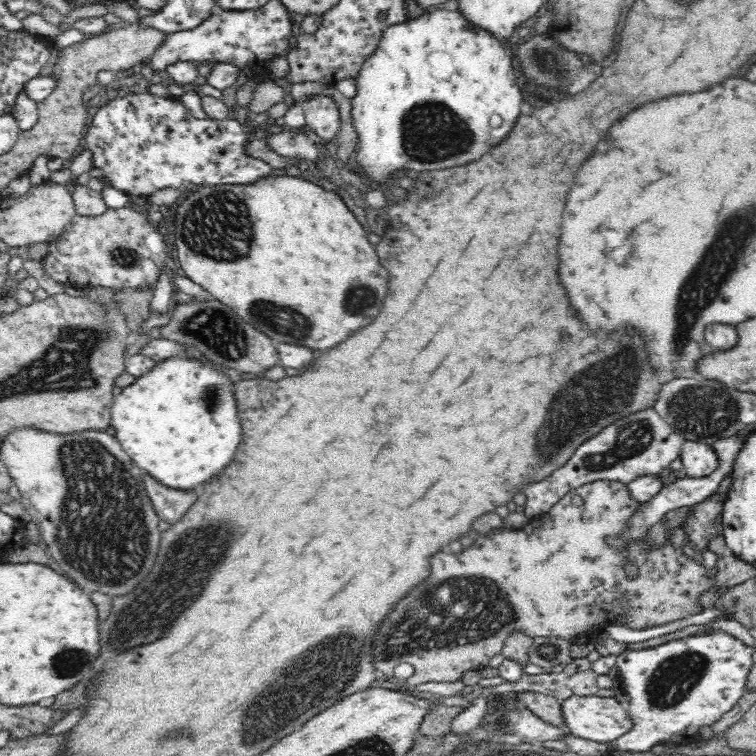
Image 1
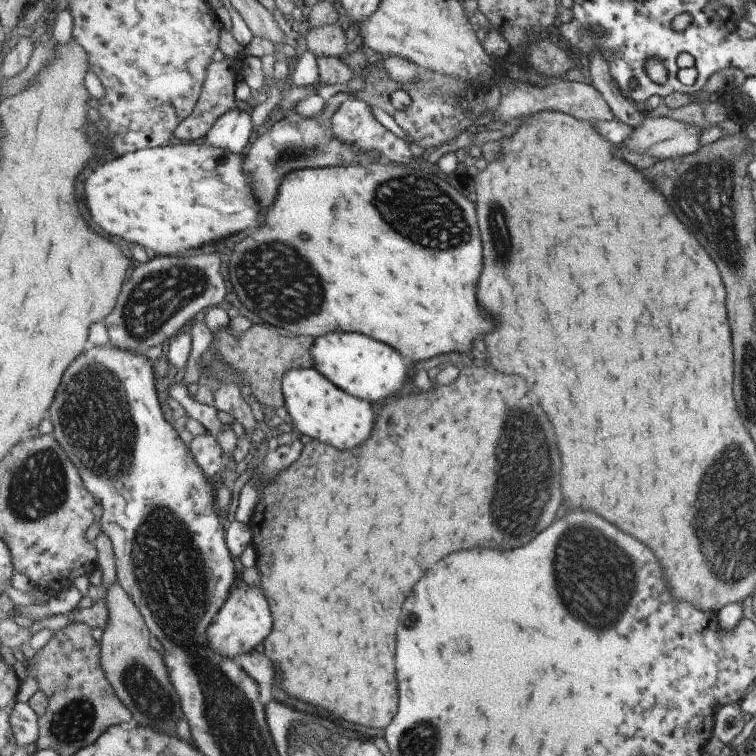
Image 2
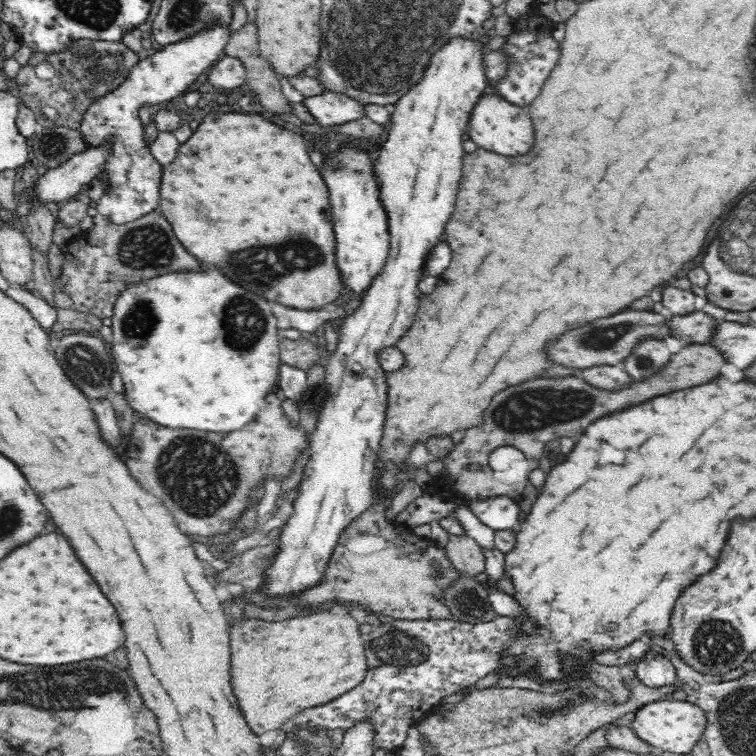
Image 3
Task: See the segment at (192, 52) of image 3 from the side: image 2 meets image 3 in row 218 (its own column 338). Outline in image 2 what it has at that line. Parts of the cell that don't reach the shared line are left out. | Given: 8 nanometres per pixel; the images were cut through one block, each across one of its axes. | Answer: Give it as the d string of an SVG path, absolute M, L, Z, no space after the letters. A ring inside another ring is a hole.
M347 99L335 113L332 120L332 127L338 134L338 137L350 145L363 149L364 151L379 151L382 154L382 158L385 158L385 162L393 162L394 164L407 164L413 152L409 148L407 141L395 136L393 132L390 132L373 116L369 102L358 99Z

